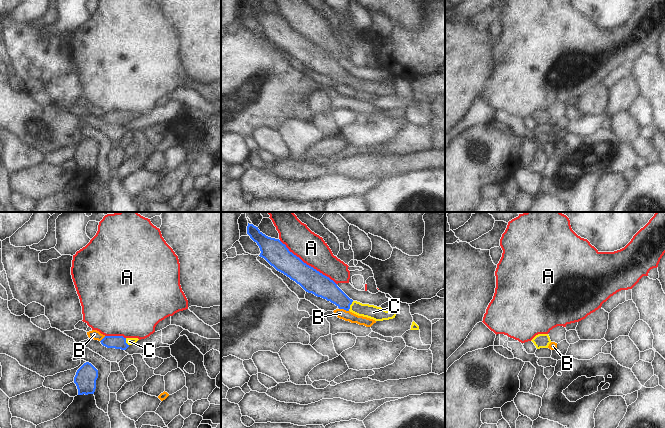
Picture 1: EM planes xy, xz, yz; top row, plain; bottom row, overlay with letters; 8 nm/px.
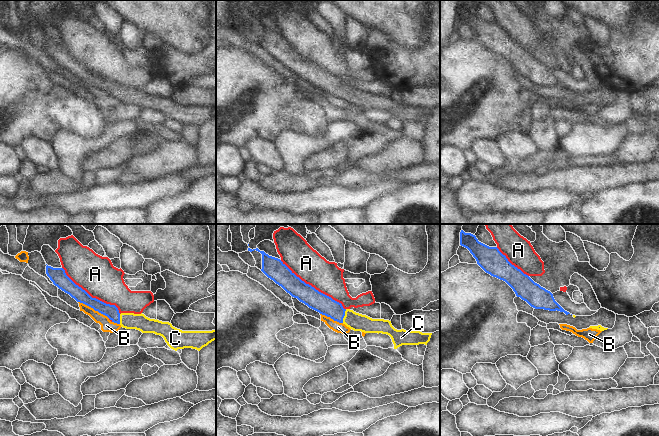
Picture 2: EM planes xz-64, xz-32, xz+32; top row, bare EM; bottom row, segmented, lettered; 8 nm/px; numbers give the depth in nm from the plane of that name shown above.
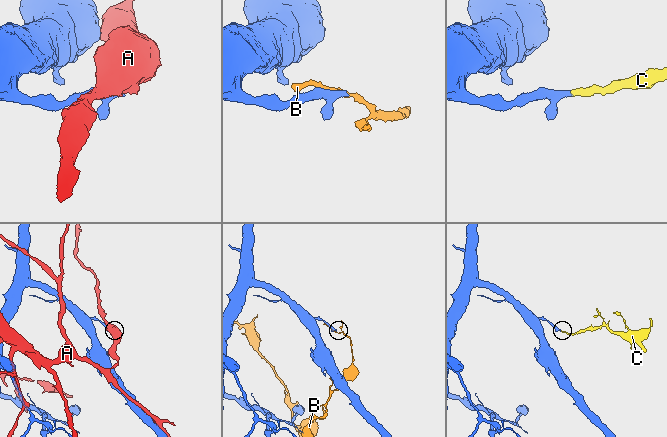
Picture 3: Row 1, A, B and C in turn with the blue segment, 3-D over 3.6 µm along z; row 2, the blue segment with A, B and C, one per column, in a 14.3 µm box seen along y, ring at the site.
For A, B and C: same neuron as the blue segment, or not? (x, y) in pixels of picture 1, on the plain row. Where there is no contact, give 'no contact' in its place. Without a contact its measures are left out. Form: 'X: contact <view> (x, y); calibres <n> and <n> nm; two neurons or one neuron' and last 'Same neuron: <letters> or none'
A: contact xz (306, 40); calibres 190 and 240 nm; two neurons
B: contact xz (344, 85); calibres 170 and 80 nm; two neurons
C: contact xz (349, 82); calibres 160 and 110 nm; one neuron
Same neuron: C

